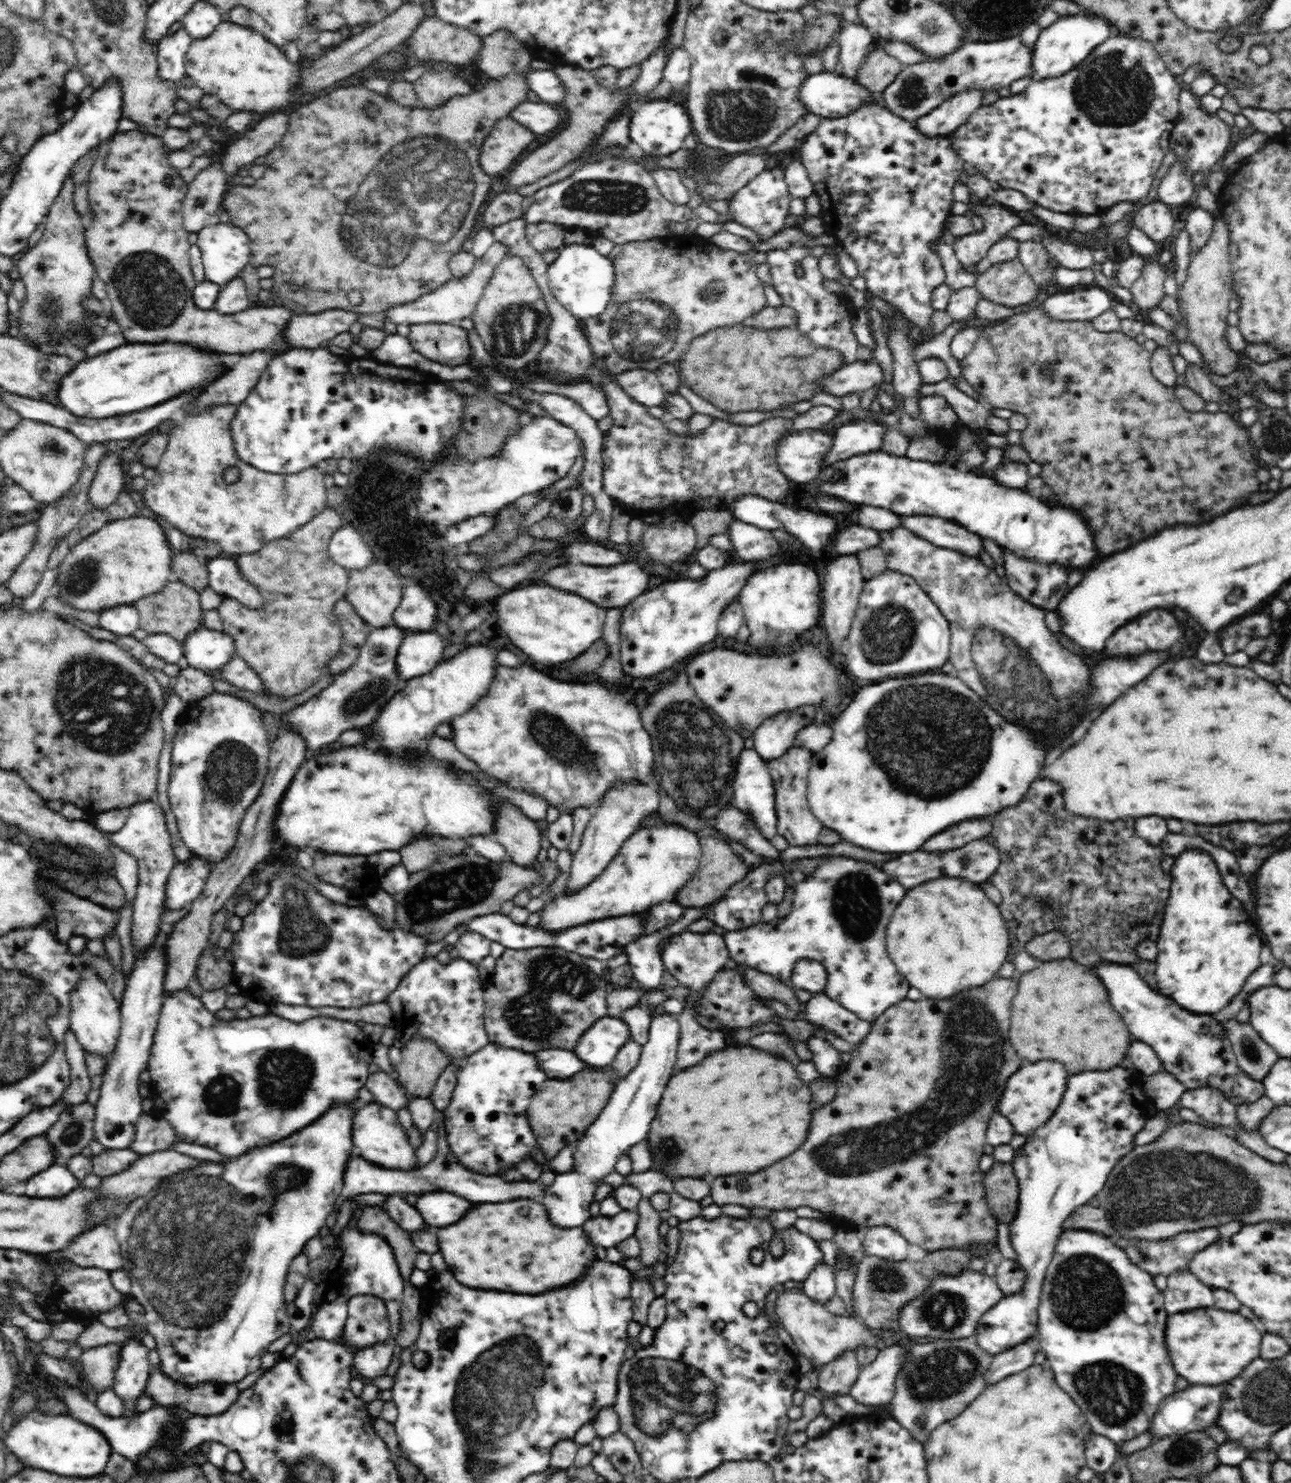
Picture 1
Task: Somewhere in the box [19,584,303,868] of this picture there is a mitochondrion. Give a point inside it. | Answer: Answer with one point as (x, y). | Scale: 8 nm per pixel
(105, 706)

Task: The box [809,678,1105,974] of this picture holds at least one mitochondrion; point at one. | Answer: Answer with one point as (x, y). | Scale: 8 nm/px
(930, 714)

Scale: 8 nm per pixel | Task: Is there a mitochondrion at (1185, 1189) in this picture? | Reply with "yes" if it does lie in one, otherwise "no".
yes

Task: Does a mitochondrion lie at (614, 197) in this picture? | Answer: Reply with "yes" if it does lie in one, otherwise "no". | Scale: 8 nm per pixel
yes

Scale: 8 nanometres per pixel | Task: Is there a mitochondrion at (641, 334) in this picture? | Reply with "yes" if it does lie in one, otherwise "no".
yes

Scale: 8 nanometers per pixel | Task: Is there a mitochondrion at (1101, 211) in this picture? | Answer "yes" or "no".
no

